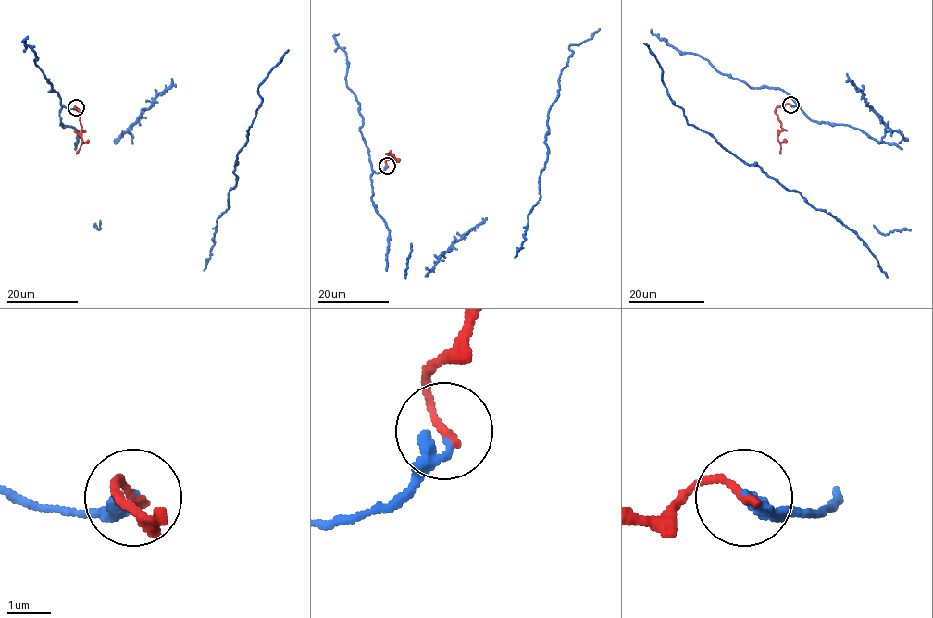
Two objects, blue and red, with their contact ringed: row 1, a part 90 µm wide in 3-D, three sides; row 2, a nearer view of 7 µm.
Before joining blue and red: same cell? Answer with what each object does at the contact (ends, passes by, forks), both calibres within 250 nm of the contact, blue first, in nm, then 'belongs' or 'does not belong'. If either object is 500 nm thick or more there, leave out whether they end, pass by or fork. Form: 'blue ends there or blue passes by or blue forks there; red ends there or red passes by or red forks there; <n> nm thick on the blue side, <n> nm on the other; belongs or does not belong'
blue ends there; red ends there; 140 nm thick on the blue side, 170 nm on the other; belongs

